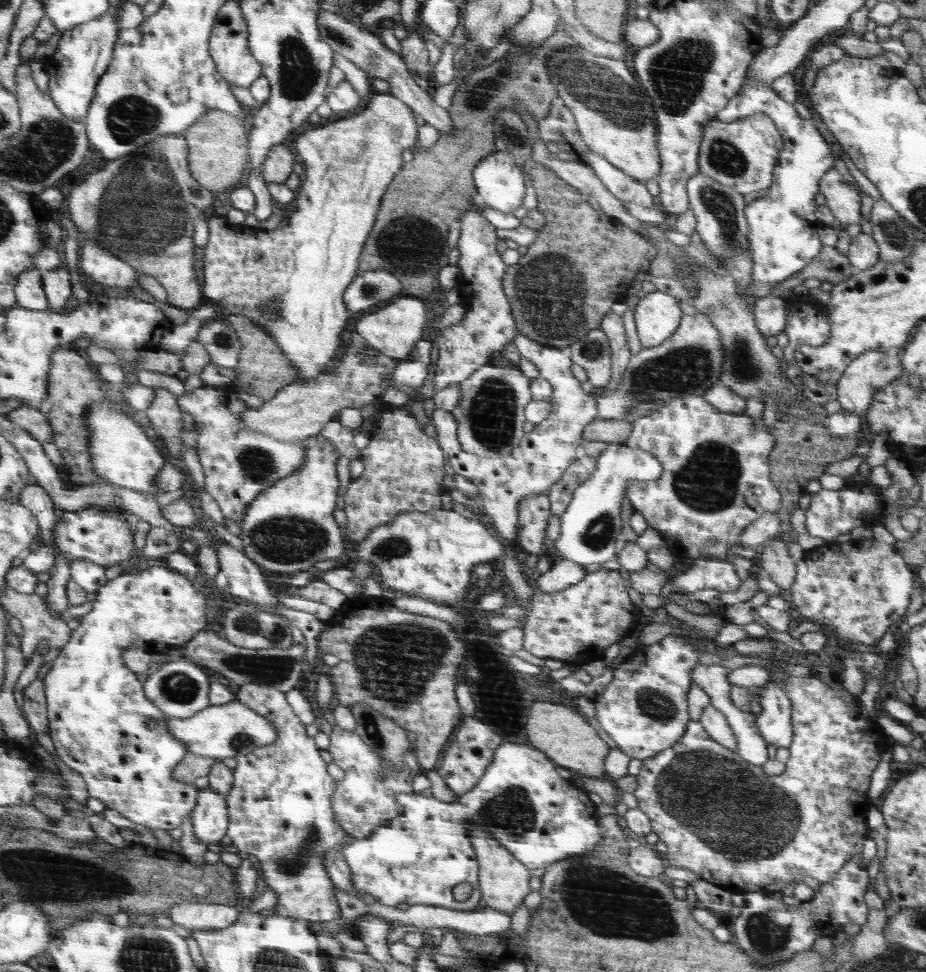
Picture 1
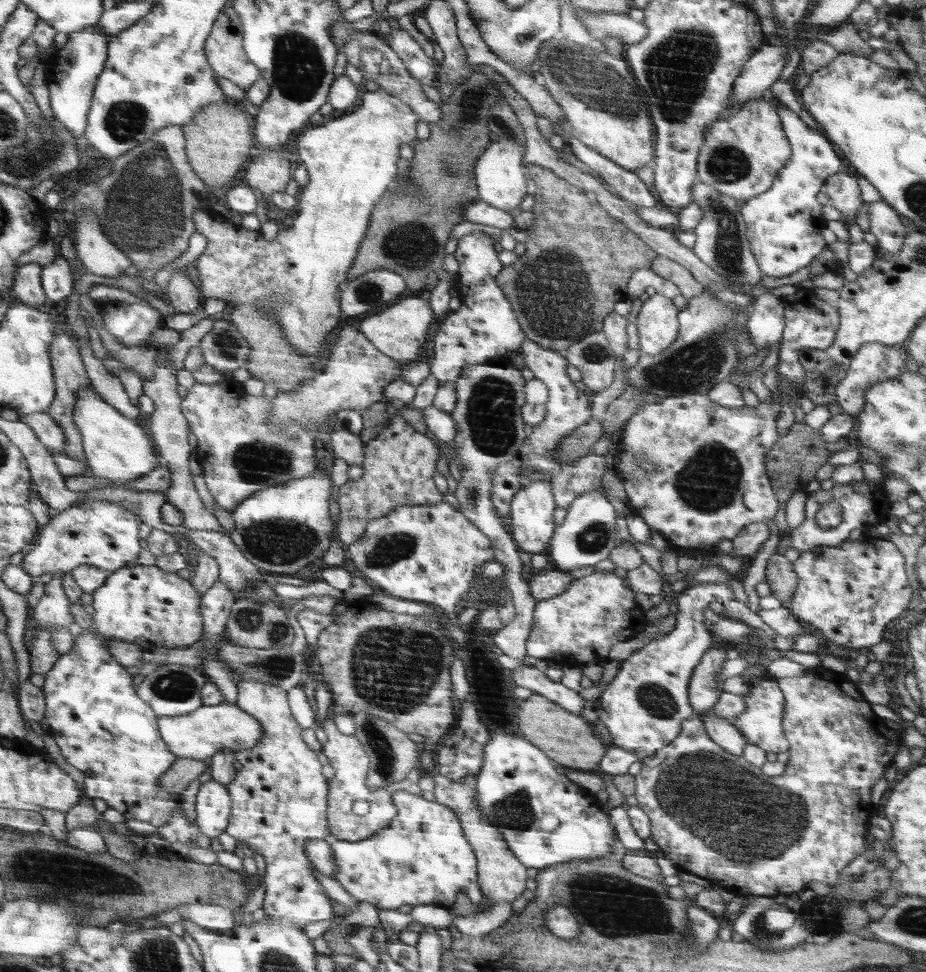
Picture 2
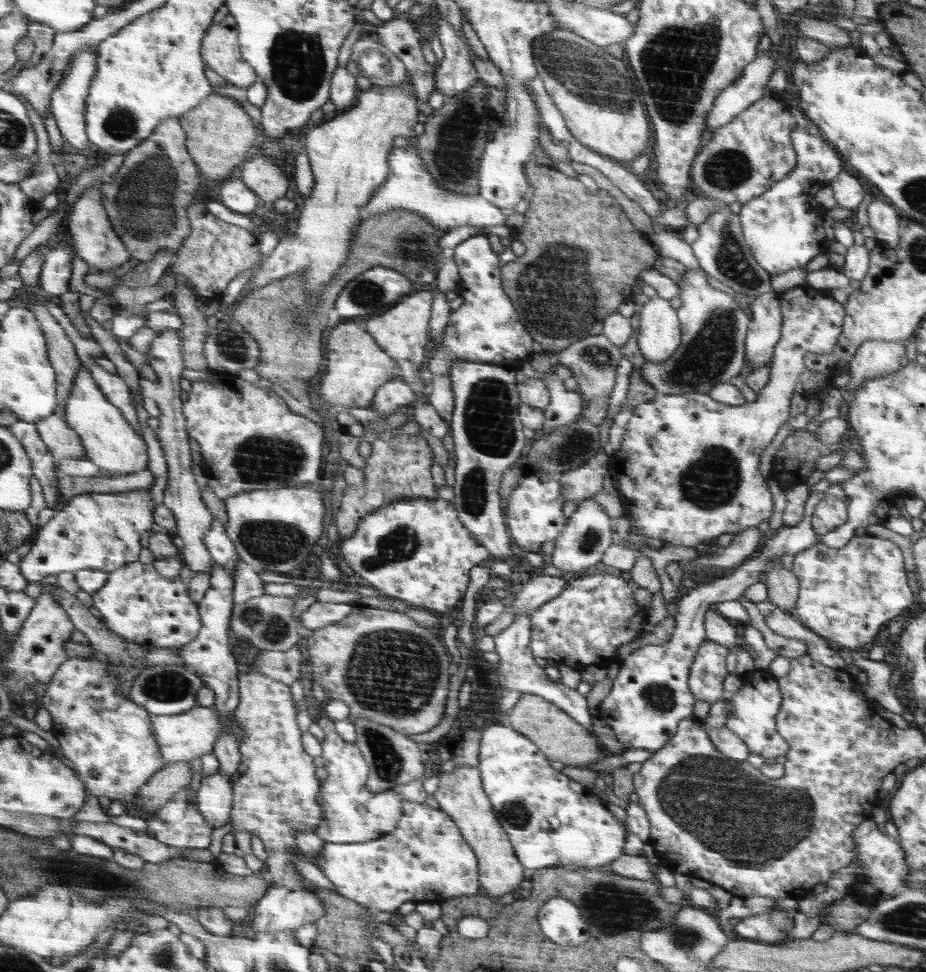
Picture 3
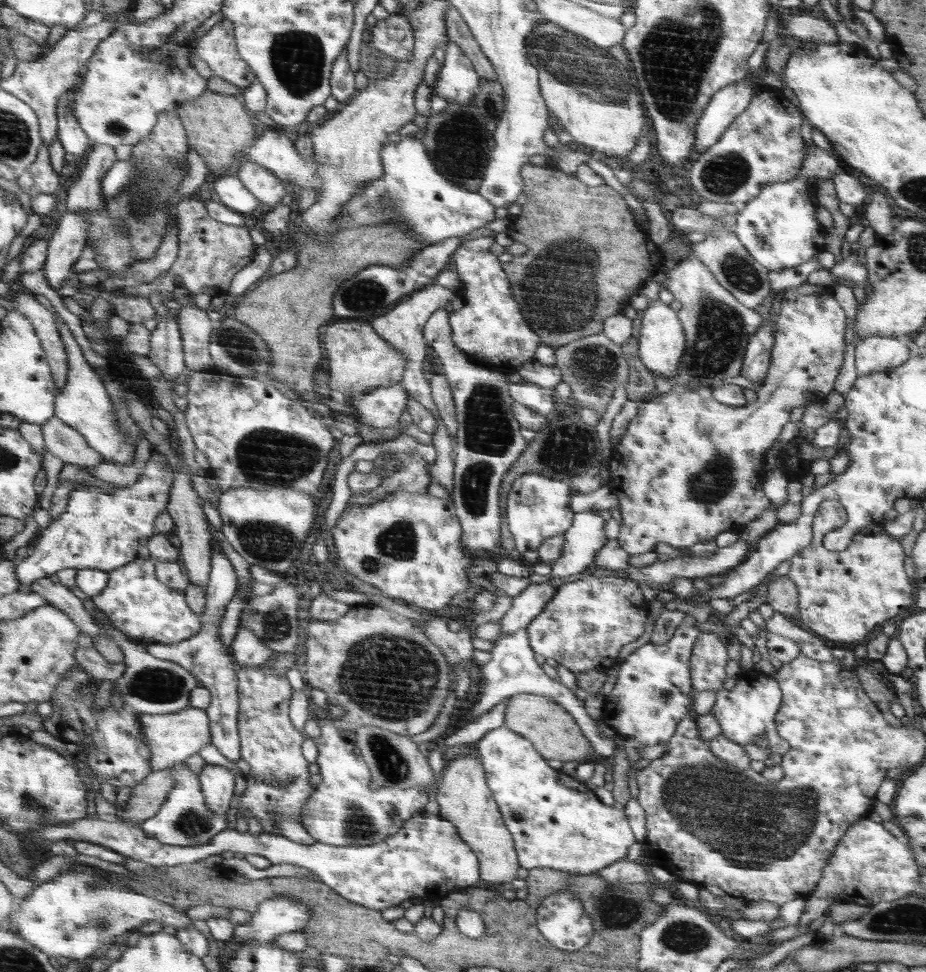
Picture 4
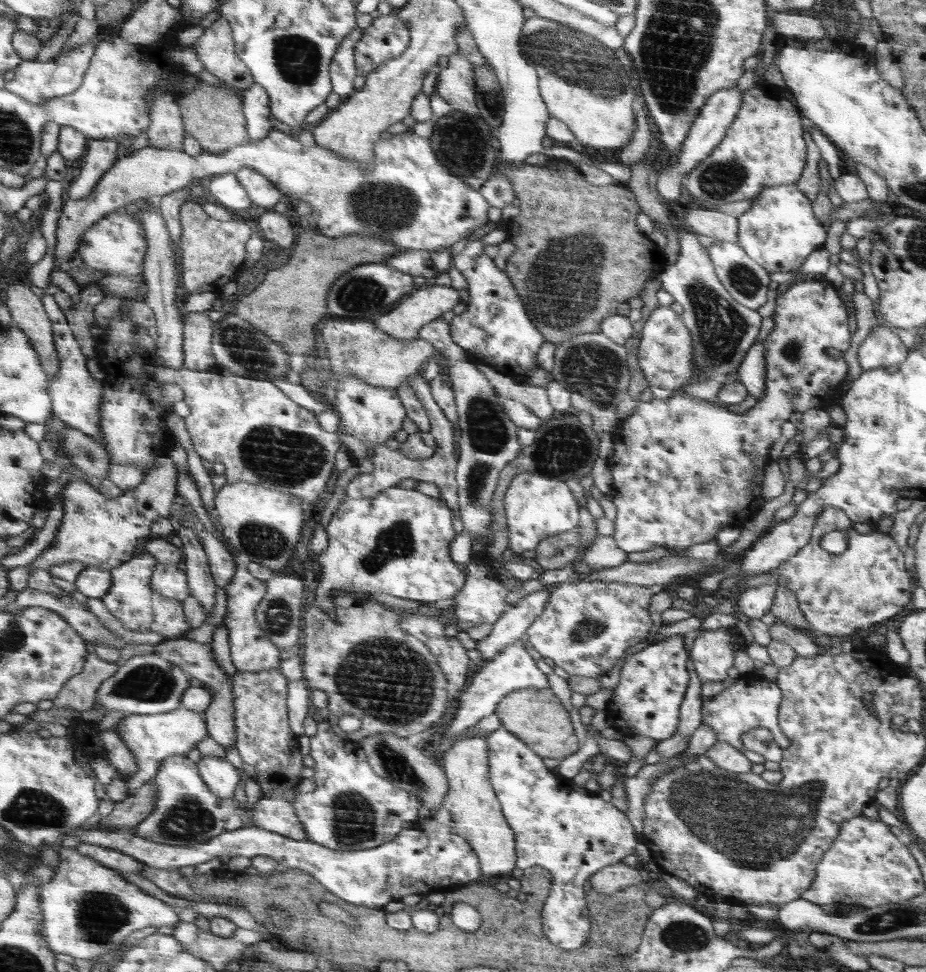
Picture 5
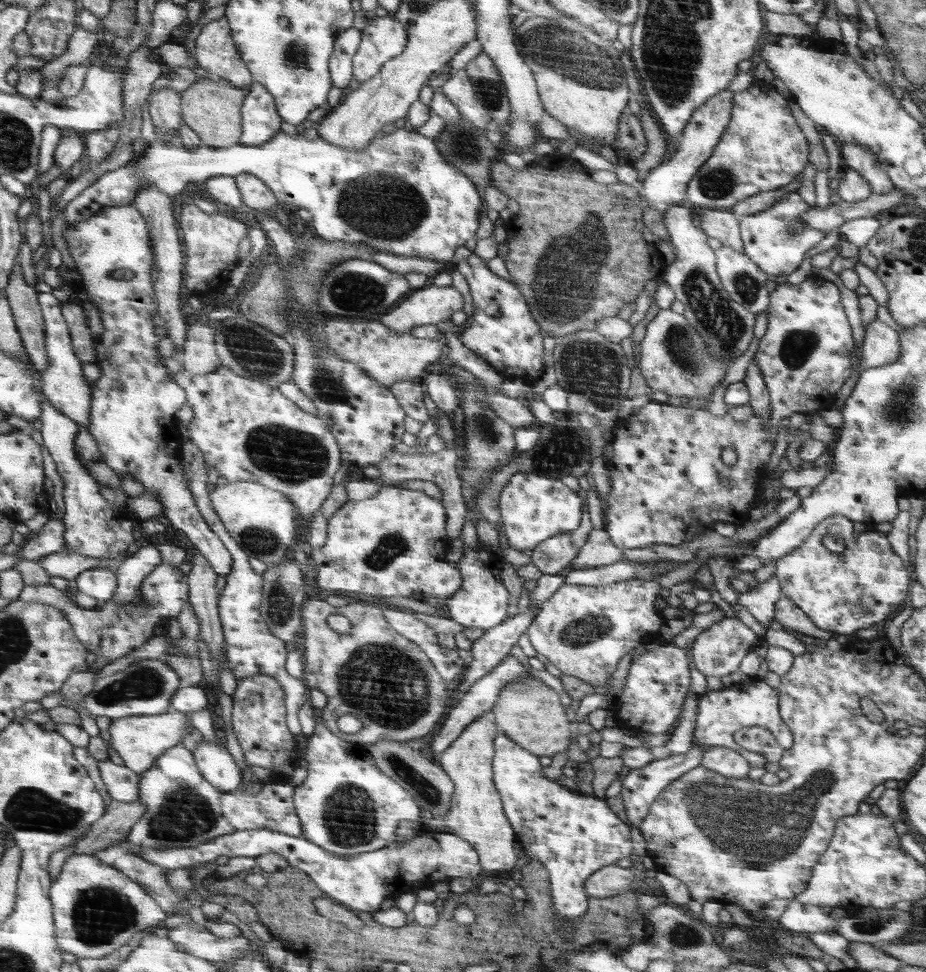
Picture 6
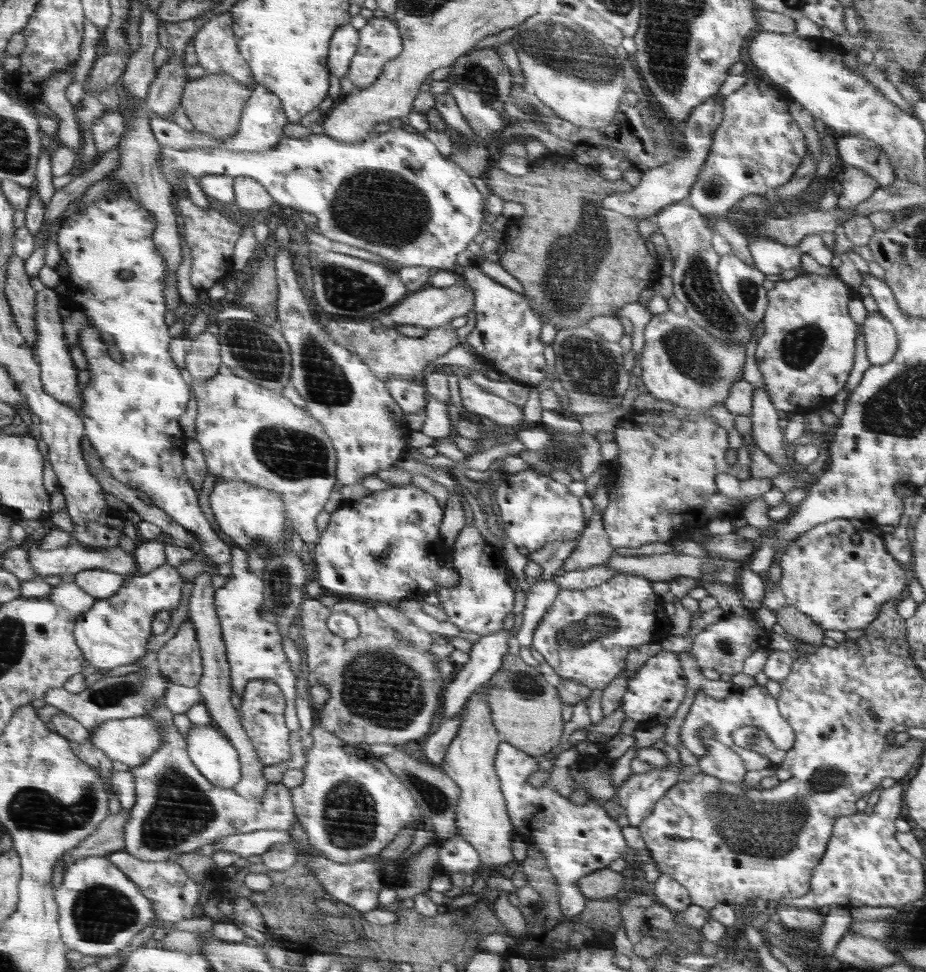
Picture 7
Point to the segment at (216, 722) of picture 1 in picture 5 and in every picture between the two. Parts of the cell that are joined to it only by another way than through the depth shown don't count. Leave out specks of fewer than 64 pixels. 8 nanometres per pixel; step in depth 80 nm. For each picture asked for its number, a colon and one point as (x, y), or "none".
2: (209, 730)
3: (182, 737)
4: (172, 738)
5: (154, 738)

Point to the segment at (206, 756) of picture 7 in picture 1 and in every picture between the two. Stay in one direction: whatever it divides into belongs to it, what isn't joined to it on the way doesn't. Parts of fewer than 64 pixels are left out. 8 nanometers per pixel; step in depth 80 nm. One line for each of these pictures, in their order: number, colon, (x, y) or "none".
1: (210, 819)
2: (213, 807)
3: (215, 799)
4: (217, 782)
5: (221, 777)
6: (218, 767)

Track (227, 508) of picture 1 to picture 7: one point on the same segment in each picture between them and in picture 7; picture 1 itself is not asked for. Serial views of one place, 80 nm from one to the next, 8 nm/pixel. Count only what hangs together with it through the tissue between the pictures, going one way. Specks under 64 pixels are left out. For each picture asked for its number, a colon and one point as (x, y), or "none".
2: (240, 454)
3: (250, 440)
4: (253, 436)
5: (253, 433)
6: (247, 431)
7: (248, 433)

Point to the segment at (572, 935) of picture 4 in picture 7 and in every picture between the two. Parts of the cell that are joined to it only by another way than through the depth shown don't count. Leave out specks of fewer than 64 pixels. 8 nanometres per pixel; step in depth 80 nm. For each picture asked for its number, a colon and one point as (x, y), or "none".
5: (561, 827)
6: (574, 836)
7: (576, 840)

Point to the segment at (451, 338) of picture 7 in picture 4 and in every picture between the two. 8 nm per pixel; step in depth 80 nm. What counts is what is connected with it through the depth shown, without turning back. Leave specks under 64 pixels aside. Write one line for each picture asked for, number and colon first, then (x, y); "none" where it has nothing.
4: (360, 360)
5: (358, 348)
6: (387, 356)

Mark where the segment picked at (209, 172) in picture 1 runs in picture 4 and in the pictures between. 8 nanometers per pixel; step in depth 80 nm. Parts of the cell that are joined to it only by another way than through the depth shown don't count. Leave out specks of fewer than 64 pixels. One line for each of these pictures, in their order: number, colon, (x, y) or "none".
2: (218, 139)
3: (219, 132)
4: (218, 128)

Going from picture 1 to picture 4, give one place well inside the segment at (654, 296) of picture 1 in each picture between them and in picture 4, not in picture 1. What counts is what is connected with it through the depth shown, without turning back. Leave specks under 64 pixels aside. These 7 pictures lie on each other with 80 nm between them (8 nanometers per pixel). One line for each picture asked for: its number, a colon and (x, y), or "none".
2: (658, 321)
3: (660, 334)
4: (662, 343)

